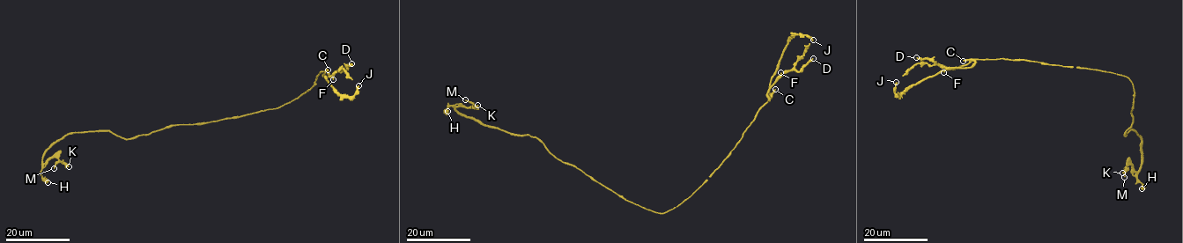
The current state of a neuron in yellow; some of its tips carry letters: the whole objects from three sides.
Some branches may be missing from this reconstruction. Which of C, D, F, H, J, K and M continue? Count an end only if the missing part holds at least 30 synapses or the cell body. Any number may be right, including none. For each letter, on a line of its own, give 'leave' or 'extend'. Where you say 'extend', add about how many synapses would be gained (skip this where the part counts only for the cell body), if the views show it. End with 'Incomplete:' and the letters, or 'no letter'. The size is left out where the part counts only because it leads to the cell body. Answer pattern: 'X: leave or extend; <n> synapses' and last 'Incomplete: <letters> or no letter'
C: extend; 80 synapses
D: leave
F: leave
H: leave
J: leave
K: leave
M: leave
Incomplete: C

